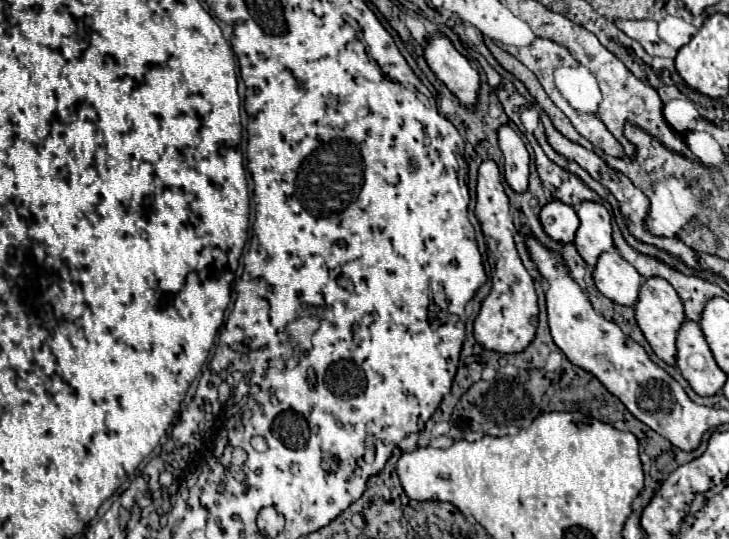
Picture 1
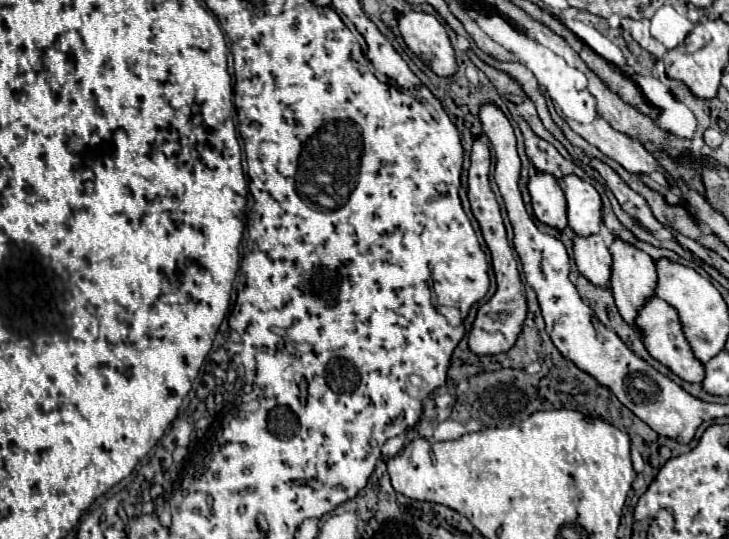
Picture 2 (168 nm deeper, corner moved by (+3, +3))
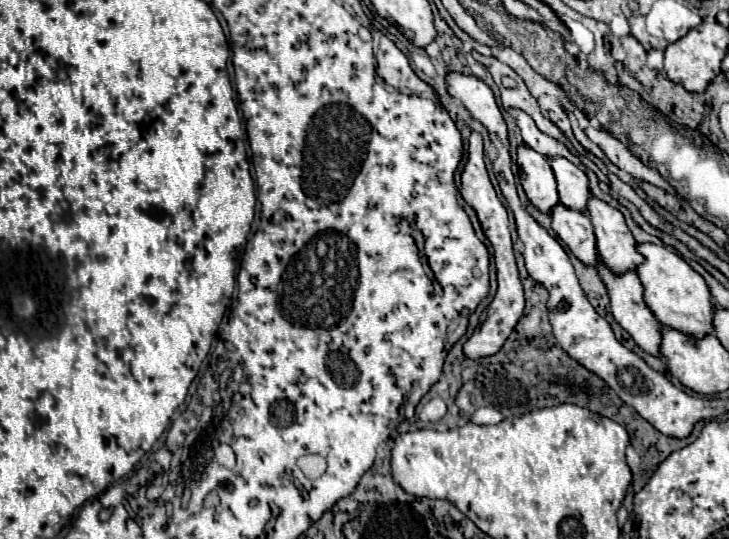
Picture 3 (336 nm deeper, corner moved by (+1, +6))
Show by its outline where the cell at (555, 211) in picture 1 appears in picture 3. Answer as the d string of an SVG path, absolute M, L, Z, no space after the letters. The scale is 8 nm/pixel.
M528 146L518 148L518 166L520 166L520 182L528 196L528 200L544 214L550 214L550 206L558 202L558 190L554 182L554 172L550 170L550 162L530 150Z

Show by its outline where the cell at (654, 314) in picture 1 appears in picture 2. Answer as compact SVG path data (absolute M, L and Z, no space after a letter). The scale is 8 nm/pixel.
M614 237L610 247L612 265L610 265L610 289L614 293L616 307L626 323L632 325L632 317L636 317L636 305L644 301L644 297L652 297L656 289L656 269L652 269L652 257L644 251L636 249L632 243L622 241L620 237Z

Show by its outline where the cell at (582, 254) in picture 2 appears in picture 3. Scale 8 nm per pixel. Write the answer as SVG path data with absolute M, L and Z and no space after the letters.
M556 204L550 216L556 236L572 250L572 254L584 266L594 266L594 262L598 262L598 246L590 218L562 204Z

